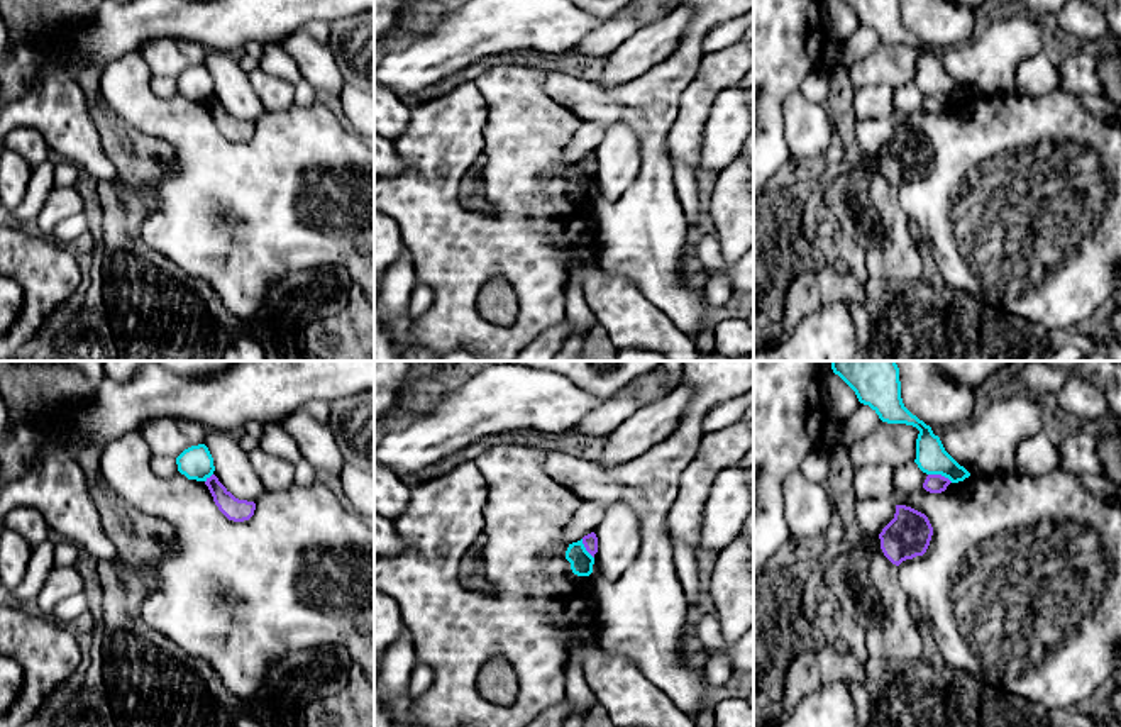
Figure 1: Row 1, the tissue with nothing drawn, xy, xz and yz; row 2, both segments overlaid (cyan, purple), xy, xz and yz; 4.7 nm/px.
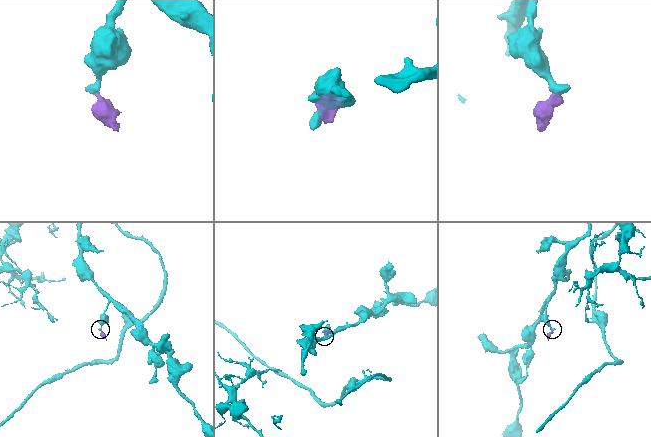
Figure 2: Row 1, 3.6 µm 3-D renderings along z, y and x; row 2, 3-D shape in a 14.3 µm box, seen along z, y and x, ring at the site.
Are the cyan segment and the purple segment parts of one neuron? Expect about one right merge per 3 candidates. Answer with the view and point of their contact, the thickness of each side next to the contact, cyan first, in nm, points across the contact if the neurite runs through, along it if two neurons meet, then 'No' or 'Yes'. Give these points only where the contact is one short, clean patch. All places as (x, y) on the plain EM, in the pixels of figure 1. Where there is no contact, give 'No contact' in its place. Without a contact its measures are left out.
Touches cyan at yz (940, 94). Thickness 150 nm (cyan) against 100 nm. Boundary: yz (928, 94), (938, 94), (952, 102). No

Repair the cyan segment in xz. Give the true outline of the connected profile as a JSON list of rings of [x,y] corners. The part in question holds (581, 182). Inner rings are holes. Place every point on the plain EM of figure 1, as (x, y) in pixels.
[[[583,159],[569,164],[566,180],[571,183],[574,195],[589,197],[593,193],[594,178],[586,171]]]

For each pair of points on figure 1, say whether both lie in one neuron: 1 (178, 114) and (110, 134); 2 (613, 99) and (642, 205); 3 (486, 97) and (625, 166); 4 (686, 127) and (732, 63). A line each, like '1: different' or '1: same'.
1: different
2: same
3: different
4: same

